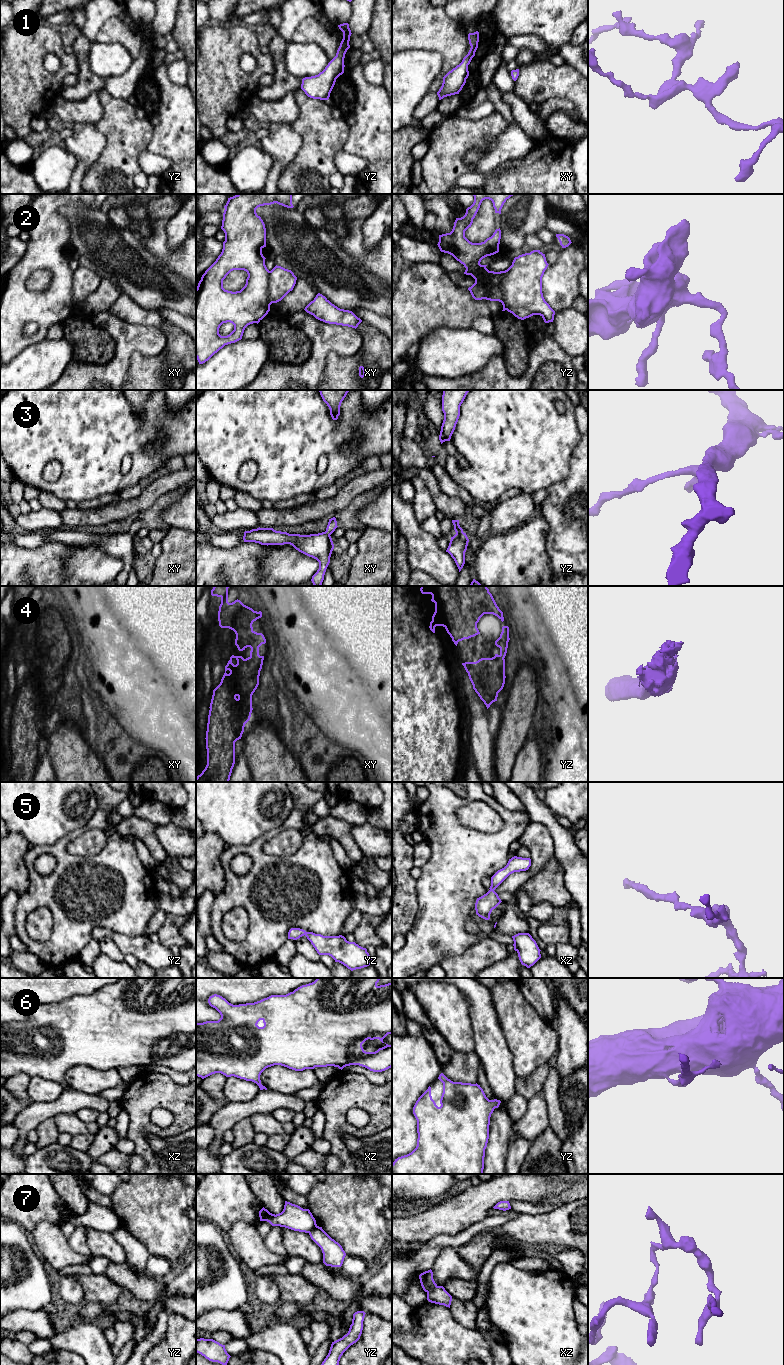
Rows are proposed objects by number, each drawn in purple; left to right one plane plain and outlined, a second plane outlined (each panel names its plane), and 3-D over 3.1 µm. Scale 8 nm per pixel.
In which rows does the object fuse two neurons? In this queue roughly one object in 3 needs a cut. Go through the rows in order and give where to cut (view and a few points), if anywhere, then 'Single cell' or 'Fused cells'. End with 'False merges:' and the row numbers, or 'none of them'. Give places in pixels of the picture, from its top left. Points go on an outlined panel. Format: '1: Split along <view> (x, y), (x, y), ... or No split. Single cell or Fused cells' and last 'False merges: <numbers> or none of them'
1: No split. Single cell
2: Split along yz (505, 270), (497, 272), (490, 283), (501, 292), (506, 309). Fused cells
3: No split. Single cell
4: No split. Single cell
5: No split. Single cell
6: No split. Single cell
7: Split along xz (437, 1286), (427, 1292). Fused cells
False merges: 2, 7

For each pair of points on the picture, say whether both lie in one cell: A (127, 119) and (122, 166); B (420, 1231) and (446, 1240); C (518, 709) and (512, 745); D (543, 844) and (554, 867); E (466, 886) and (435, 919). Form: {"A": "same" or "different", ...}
{"A": "same", "B": "different", "C": "same", "D": "different", "E": "same"}

